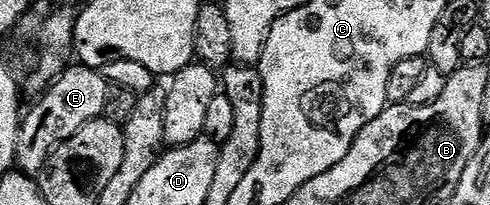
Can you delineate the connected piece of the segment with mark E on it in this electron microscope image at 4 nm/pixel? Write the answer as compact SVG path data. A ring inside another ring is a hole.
M73 63L64 69L47 88L32 109L23 113L16 139L16 163L19 171L33 178L39 177L46 166L48 155L62 142L74 138L86 122L103 117L106 110L109 83L103 71L87 68L85 64Z

